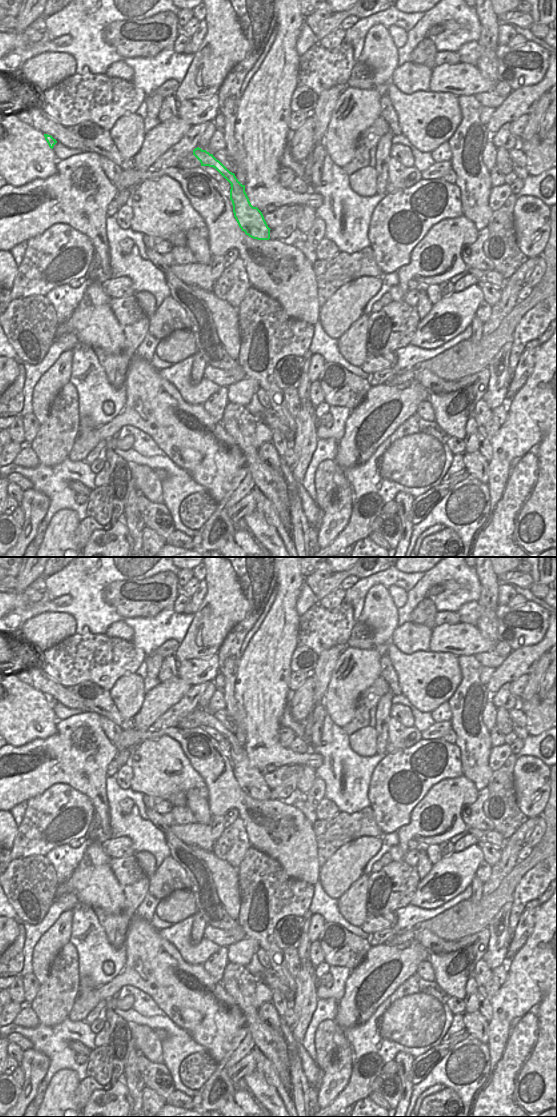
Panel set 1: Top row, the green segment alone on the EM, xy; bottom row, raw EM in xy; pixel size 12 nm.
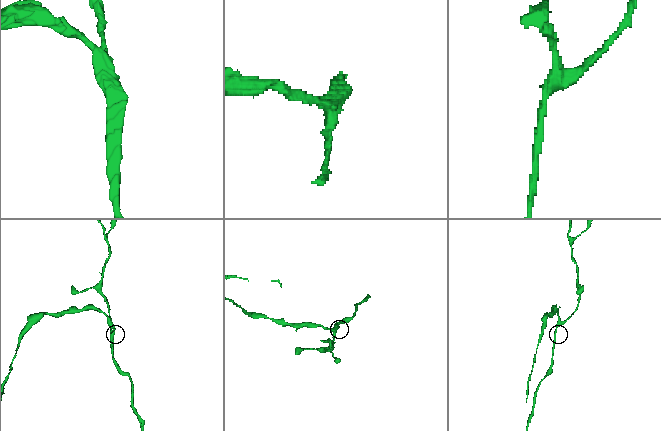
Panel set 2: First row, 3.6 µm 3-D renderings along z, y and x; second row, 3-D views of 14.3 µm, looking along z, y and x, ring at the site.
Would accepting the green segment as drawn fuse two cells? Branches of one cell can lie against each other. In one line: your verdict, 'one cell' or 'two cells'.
two cells

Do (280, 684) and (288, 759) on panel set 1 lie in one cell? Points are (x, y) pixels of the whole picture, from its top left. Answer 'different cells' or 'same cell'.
same cell

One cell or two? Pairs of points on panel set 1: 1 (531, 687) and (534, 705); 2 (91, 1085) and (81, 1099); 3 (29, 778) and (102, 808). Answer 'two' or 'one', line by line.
1: two
2: one
3: one

